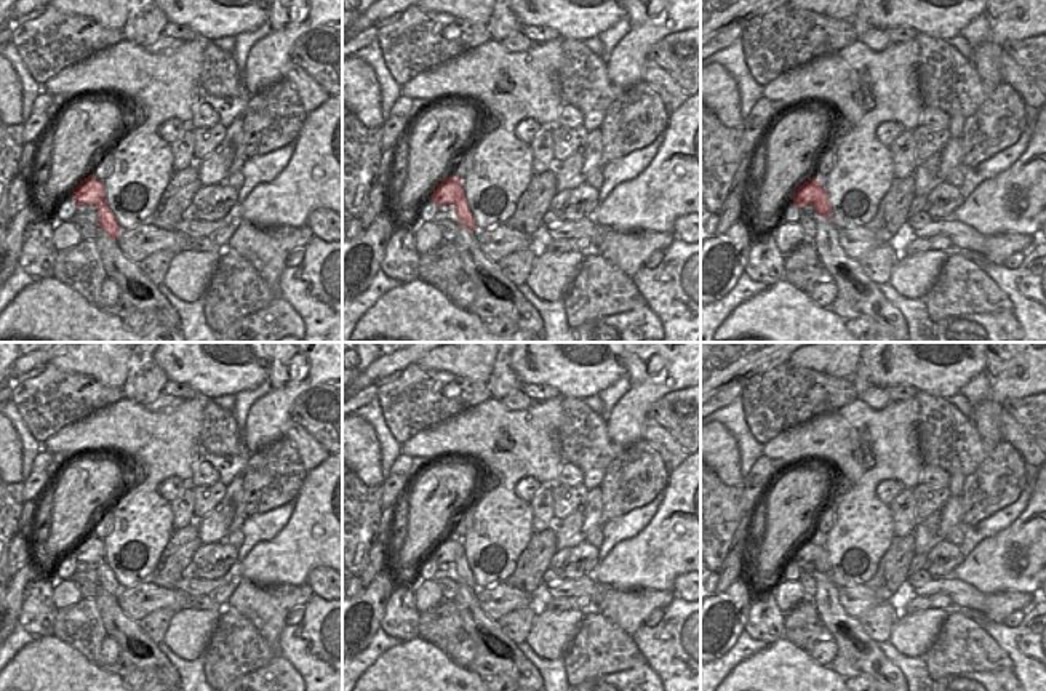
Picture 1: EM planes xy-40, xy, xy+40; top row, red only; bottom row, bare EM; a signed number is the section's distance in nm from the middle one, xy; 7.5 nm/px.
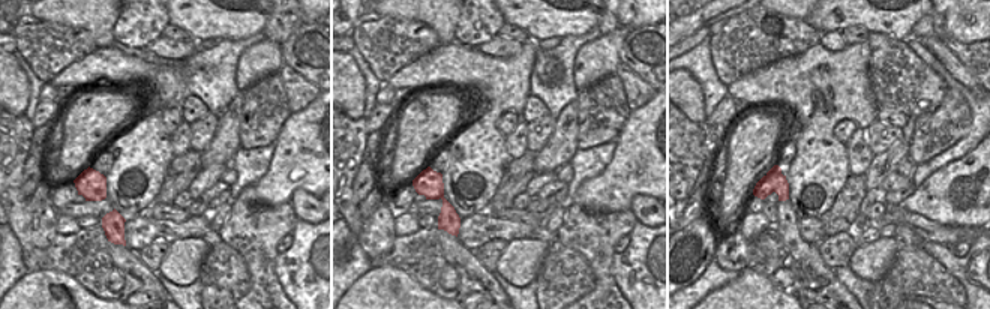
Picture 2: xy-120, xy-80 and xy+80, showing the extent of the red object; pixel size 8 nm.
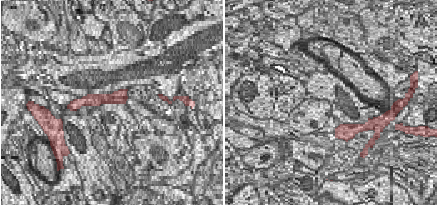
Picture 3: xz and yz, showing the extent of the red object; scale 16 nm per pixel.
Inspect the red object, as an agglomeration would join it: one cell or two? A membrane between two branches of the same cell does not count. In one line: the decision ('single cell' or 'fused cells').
fused cells

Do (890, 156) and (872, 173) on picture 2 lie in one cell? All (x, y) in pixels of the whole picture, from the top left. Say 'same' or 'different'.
same

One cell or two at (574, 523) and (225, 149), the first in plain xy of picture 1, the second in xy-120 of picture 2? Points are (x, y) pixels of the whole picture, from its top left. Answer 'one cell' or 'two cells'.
one cell

